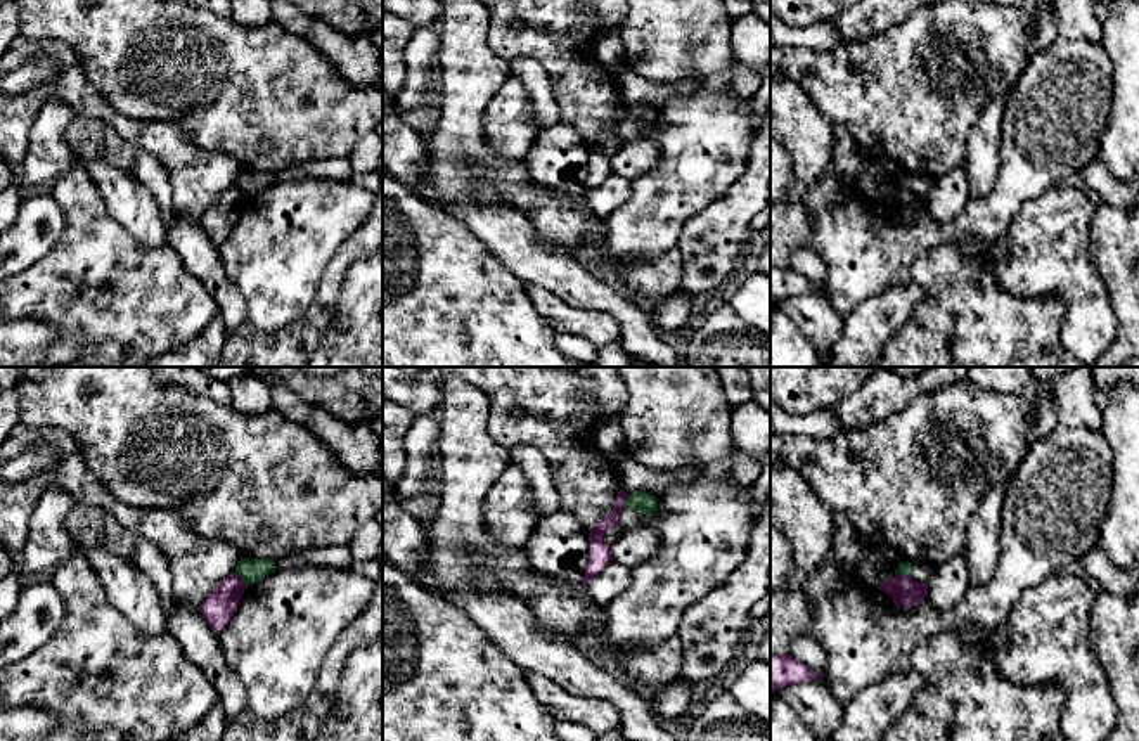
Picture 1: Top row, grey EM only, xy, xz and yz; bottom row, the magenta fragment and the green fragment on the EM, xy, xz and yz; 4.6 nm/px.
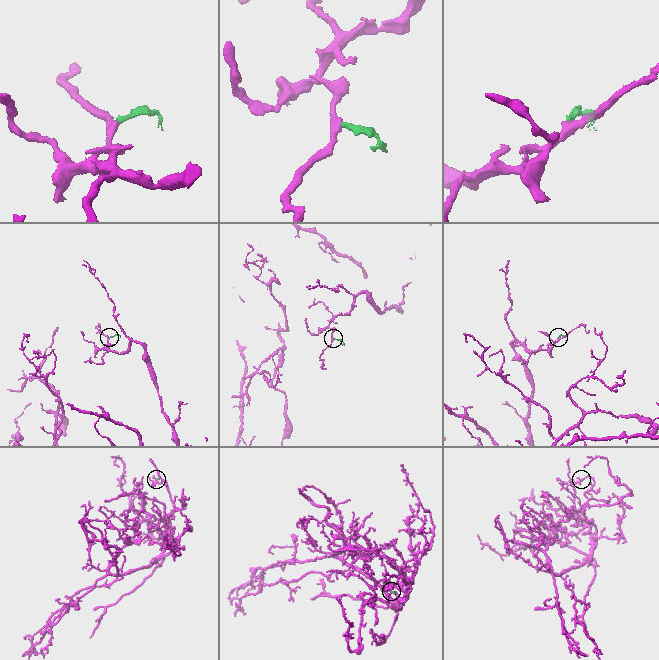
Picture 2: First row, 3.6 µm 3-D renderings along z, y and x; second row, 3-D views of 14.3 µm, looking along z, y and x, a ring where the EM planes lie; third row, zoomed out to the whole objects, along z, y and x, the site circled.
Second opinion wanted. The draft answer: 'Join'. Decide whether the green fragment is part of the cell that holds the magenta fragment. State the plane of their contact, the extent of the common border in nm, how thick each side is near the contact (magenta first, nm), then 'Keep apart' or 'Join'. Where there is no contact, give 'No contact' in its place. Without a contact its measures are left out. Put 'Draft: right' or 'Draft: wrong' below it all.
Touches magenta in yz. Shared border 70 nm. Thickness 140 nm (magenta) against 60 nm. Keep apart
Draft: wrong

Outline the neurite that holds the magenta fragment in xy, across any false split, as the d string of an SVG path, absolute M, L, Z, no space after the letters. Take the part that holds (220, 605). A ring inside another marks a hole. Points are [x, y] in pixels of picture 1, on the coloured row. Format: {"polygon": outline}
{"polygon": "M232 573L206 596L199 611L215 634L220 634L228 625L246 589L242 578Z"}

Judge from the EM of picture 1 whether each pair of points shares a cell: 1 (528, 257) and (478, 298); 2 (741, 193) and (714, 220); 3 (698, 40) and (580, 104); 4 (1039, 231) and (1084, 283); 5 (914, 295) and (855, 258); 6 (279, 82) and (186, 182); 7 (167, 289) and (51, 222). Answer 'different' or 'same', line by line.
1: different
2: same
3: different
4: same
5: different
6: different
7: different

